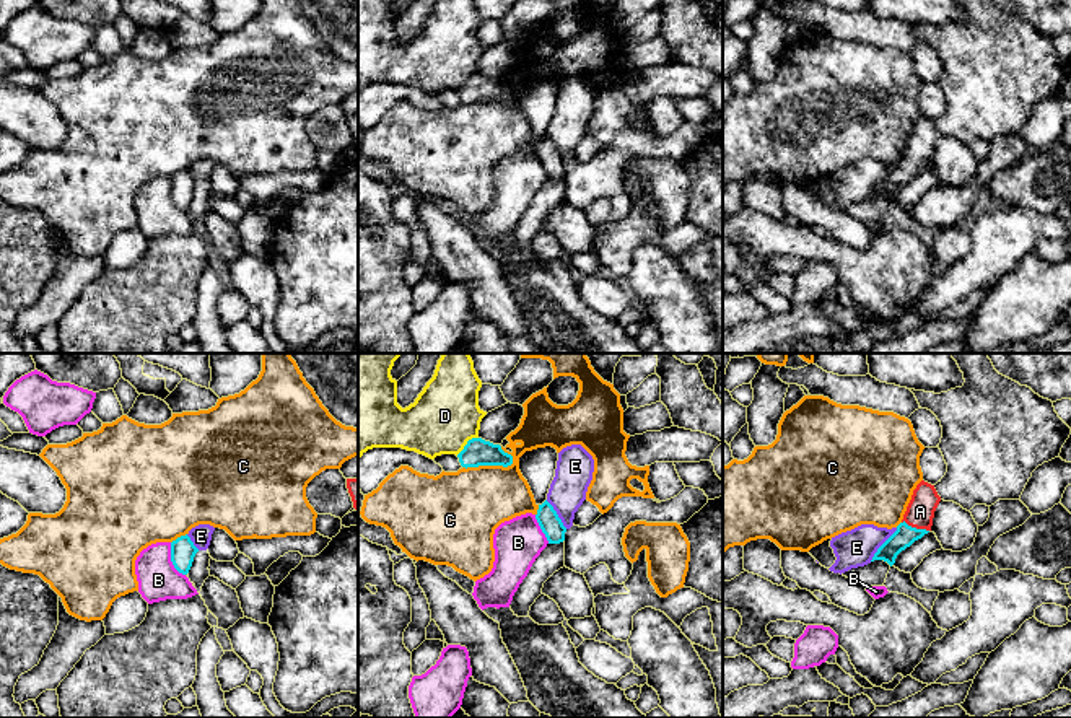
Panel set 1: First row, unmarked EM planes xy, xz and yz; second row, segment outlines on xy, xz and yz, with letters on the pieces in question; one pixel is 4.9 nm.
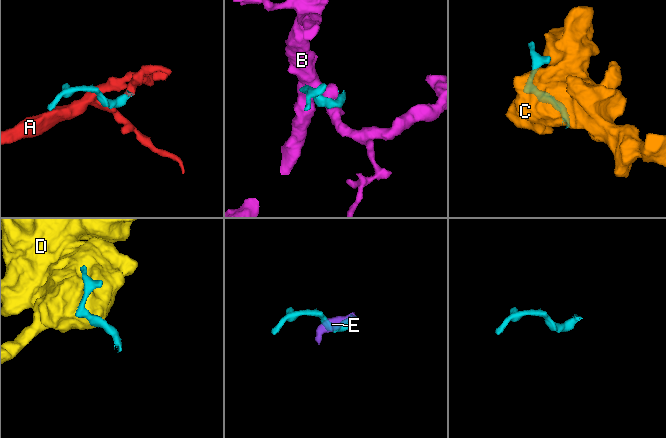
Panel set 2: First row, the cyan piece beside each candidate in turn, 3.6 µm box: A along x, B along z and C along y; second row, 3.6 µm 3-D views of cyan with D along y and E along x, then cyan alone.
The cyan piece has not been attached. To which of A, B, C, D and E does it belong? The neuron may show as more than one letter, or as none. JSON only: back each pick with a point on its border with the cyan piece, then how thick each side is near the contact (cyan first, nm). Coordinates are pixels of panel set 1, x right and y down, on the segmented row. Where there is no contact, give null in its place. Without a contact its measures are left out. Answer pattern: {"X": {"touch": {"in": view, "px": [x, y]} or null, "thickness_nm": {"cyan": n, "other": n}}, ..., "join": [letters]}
{"A": {"touch": {"in": "yz", "px": [915, 528]}, "thickness_nm": {"cyan": 100, "other": 140}}, "join": ["A"]}

